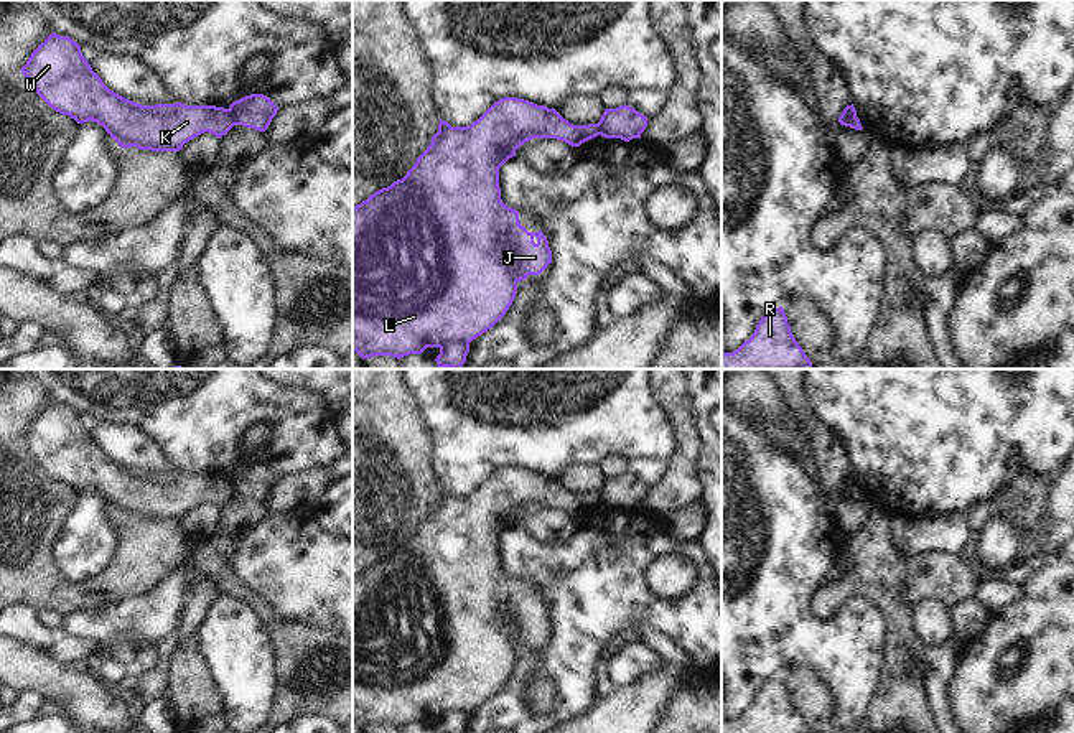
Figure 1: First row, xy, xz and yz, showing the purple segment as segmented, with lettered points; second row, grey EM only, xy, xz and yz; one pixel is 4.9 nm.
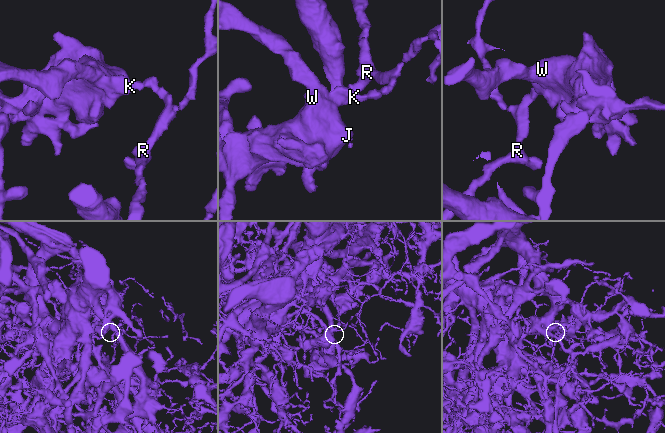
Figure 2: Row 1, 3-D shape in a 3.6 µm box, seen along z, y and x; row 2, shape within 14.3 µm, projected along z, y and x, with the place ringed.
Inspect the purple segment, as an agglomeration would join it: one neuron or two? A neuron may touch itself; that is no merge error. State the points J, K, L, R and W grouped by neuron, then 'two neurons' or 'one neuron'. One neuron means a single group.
J K L W / R; two neurons

